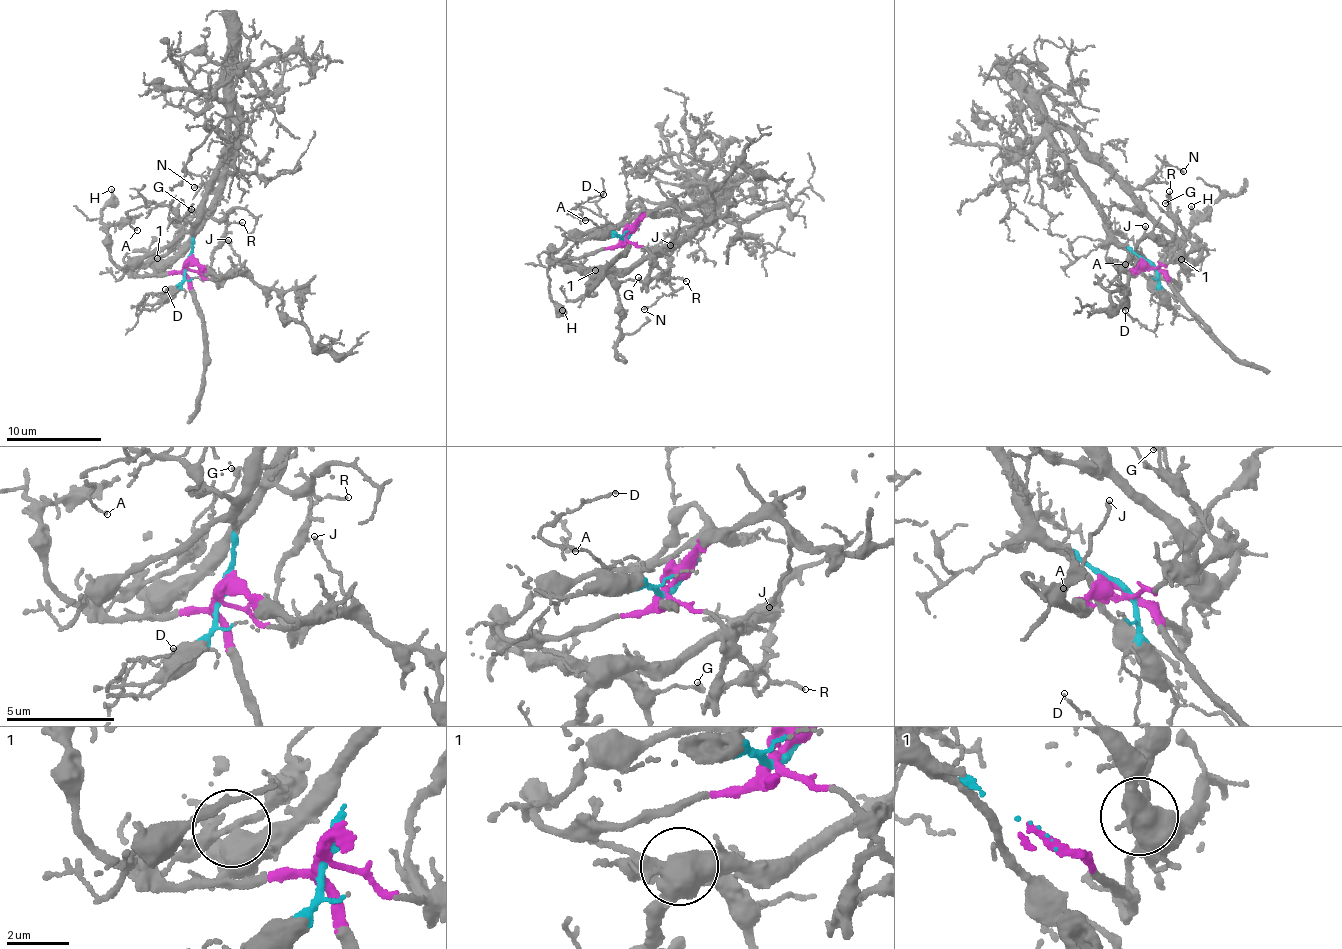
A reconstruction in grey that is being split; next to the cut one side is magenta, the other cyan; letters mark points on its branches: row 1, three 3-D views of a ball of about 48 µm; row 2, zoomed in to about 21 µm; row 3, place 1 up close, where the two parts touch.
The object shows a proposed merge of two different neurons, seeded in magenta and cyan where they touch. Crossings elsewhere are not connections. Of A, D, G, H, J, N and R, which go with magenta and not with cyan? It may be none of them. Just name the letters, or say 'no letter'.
G, H, J, R

